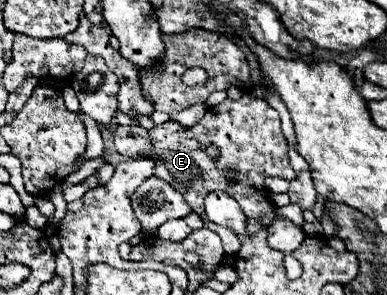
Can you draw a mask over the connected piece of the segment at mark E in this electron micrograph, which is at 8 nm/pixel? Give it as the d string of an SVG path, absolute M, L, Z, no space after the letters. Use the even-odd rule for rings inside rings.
M243 95L239 101L225 99L223 103L209 107L205 117L193 127L183 127L177 121L167 121L163 125L155 125L149 135L153 143L153 155L149 157L155 163L155 177L165 179L173 189L181 191L185 201L189 201L189 207L201 215L205 227L213 229L221 237L225 253L237 255L239 239L231 229L213 225L205 217L203 199L215 189L233 195L233 199L239 203L239 207L247 215L249 235L255 235L261 227L269 227L279 217L285 217L291 223L297 223L297 227L303 227L303 209L297 205L275 207L269 199L269 189L265 187L267 177L295 177L289 165L289 147L281 133L279 113L265 99L253 99L251 95ZM207 145L219 147L221 155L217 159L209 159L205 153Z

